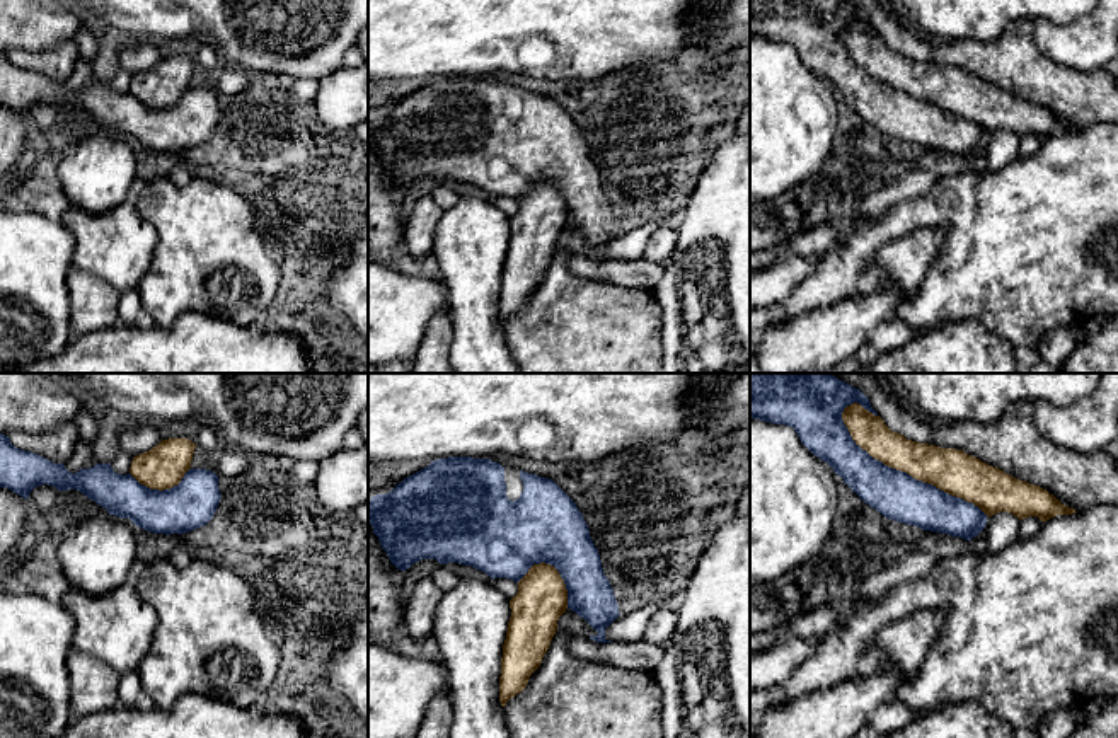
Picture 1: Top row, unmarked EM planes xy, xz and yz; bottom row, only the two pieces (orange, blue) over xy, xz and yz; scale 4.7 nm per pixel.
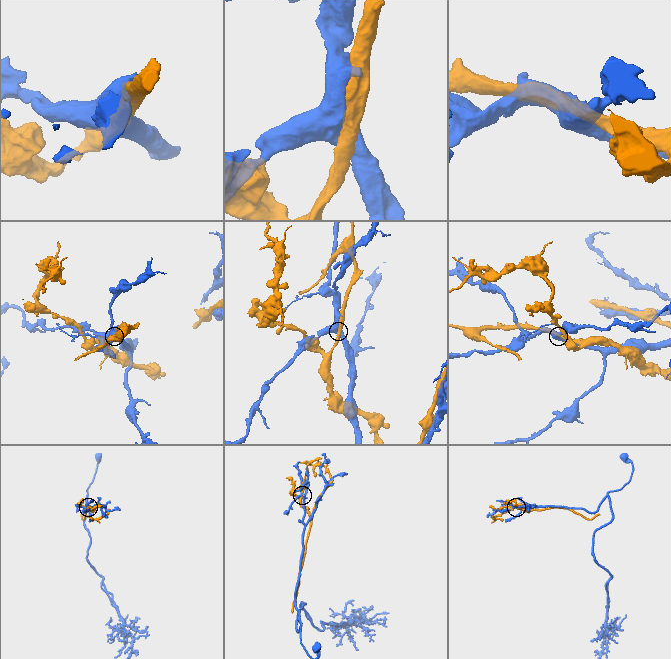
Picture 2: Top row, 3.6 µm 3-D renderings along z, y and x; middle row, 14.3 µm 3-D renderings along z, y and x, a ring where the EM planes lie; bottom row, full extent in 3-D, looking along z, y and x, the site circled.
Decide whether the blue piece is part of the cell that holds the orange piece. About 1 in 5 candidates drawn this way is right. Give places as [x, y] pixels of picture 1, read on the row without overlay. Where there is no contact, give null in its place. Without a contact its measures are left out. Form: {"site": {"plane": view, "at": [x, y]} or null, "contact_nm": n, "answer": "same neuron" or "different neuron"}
{"site": {"plane": "yz", "at": [905, 89]}, "contact_nm": 850, "answer": "different neuron"}

